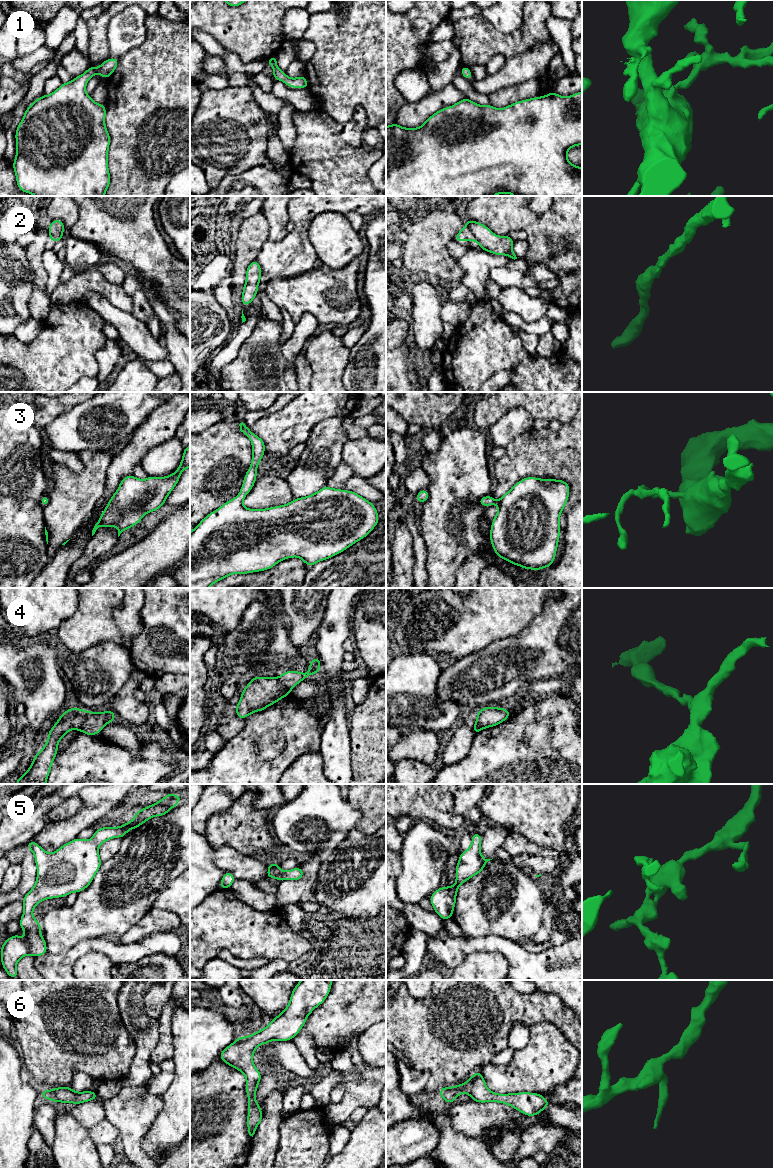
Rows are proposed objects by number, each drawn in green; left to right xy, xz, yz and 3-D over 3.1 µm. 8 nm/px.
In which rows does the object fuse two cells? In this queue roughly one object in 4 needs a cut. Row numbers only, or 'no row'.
4

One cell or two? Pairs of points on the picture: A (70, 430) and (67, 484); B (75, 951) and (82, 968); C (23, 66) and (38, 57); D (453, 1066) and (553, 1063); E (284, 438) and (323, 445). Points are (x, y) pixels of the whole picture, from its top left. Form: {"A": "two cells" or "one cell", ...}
{"A": "two cells", "B": "two cells", "C": "one cell", "D": "two cells", "E": "two cells"}

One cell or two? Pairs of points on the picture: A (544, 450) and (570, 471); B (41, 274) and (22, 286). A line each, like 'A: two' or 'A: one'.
A: one
B: two

